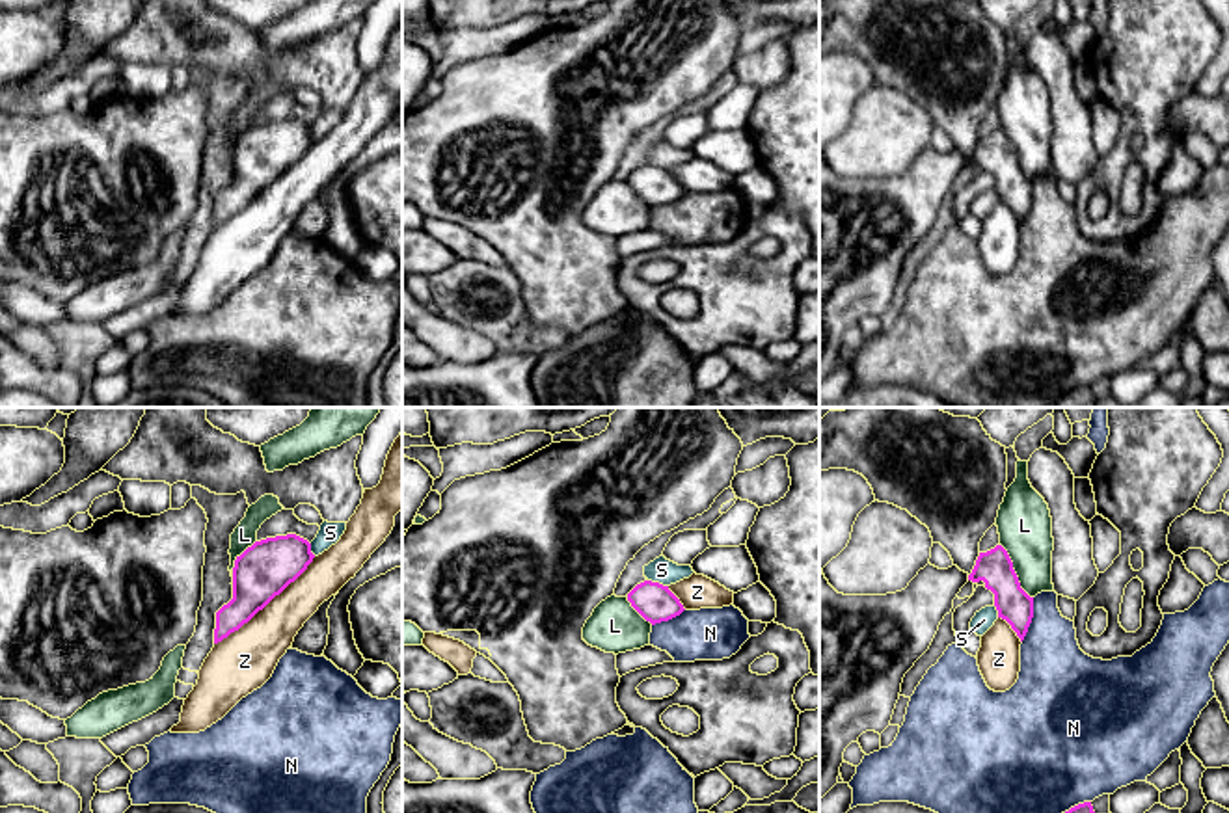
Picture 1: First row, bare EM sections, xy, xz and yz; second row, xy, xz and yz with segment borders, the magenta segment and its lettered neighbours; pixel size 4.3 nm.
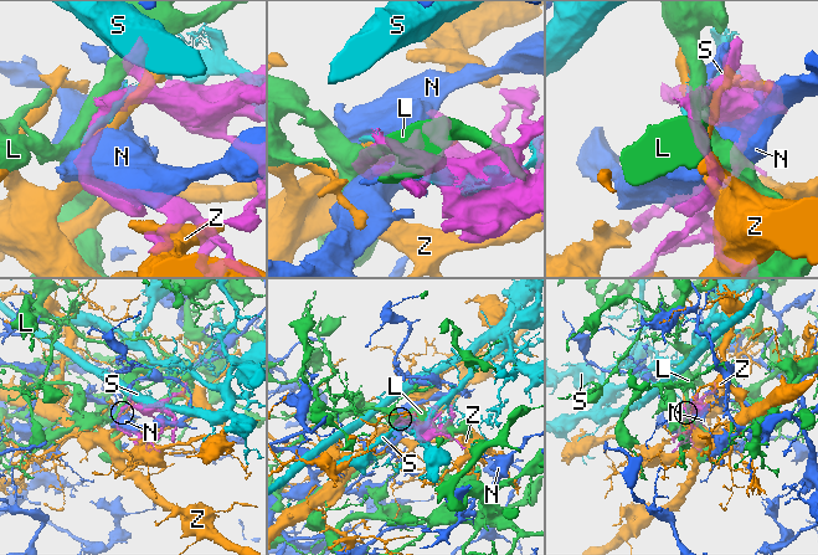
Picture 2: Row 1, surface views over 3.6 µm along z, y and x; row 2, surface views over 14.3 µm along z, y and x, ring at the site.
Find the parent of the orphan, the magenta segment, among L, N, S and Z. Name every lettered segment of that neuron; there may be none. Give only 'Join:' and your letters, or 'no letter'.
Join: no letter

